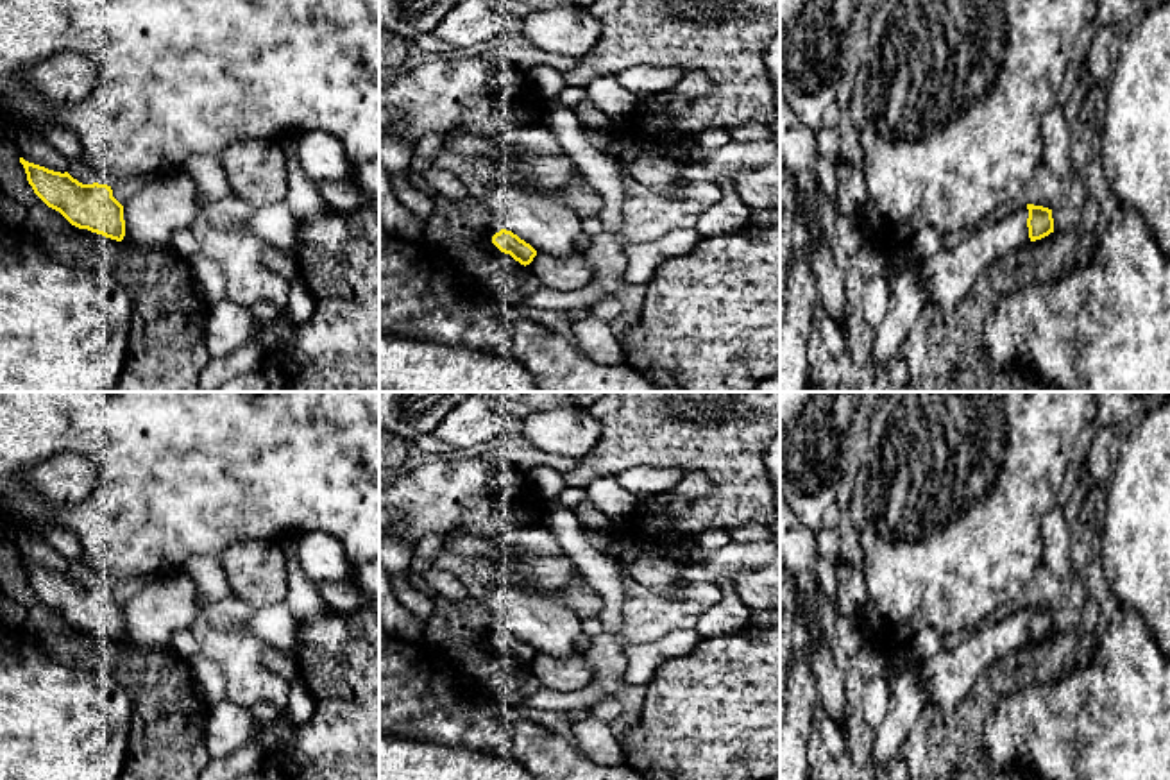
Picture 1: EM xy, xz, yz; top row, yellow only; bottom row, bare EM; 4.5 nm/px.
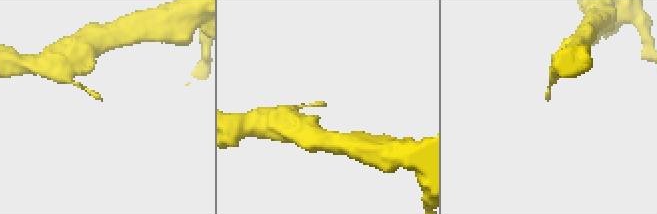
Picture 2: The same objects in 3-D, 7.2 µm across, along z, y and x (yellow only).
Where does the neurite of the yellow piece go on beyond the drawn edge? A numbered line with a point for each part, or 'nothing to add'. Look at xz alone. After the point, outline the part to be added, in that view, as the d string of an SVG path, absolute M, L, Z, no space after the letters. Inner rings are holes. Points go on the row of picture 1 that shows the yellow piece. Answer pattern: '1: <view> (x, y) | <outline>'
nothing to add

